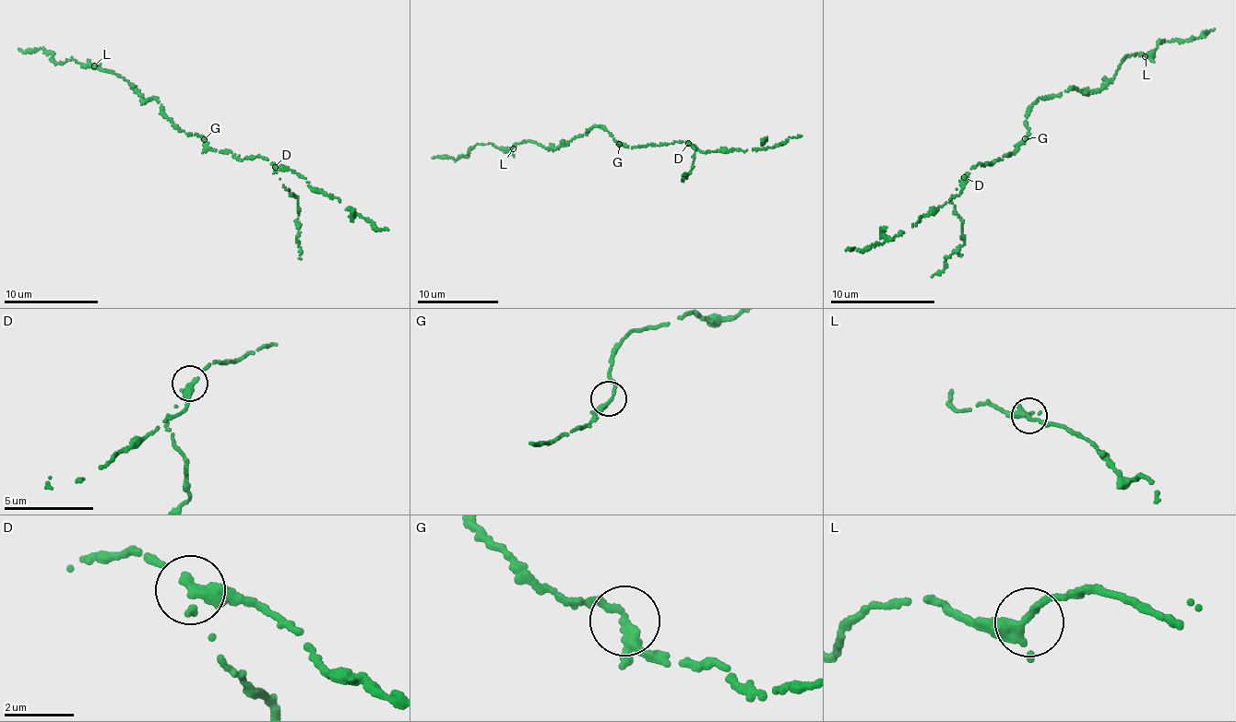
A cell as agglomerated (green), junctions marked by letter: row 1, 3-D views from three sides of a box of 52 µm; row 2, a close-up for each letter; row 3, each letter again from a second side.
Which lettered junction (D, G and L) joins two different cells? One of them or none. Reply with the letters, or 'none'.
D

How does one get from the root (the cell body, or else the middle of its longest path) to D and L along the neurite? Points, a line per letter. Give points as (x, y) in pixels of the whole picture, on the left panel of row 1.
D: (195, 135), (204, 139), (213, 150), (231, 152), (232, 156), (243, 159), (256, 156), (267, 158), (276, 167)
L: (195, 135), (175, 126), (156, 99), (142, 99), (131, 88), (128, 81), (94, 65)

